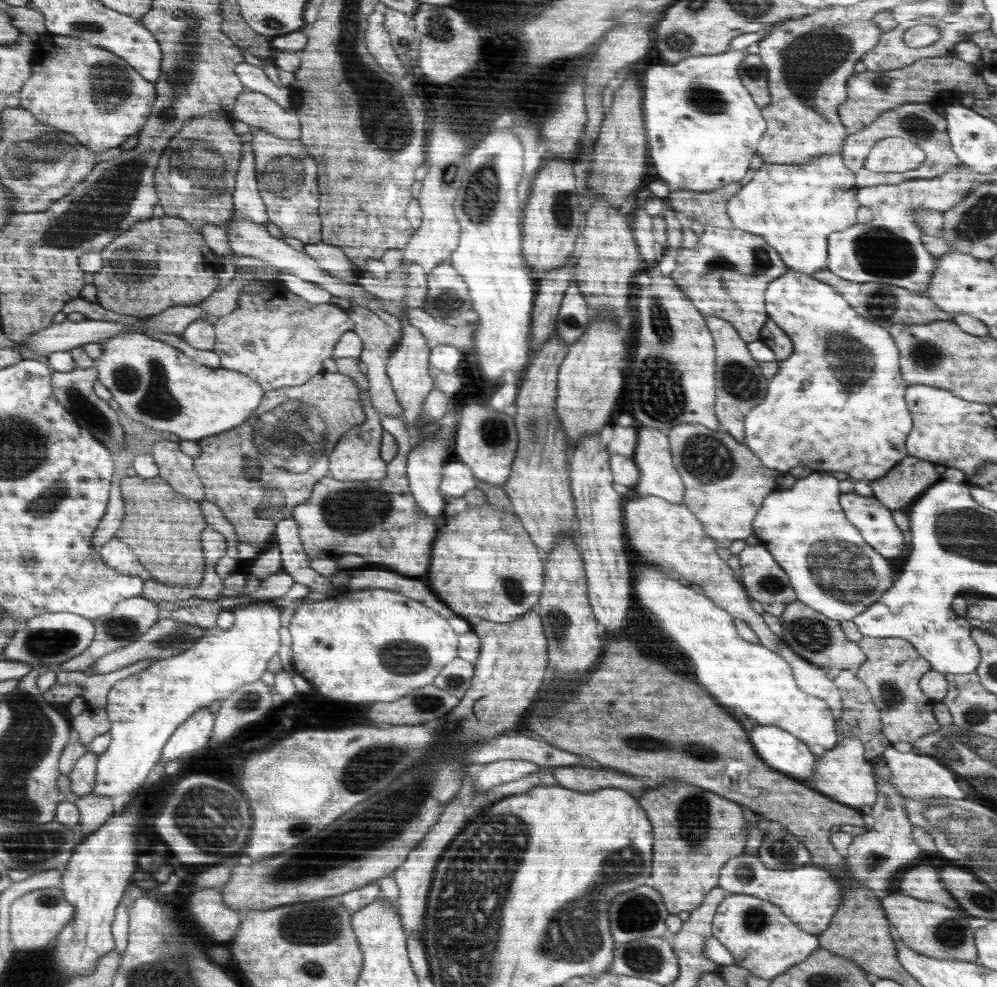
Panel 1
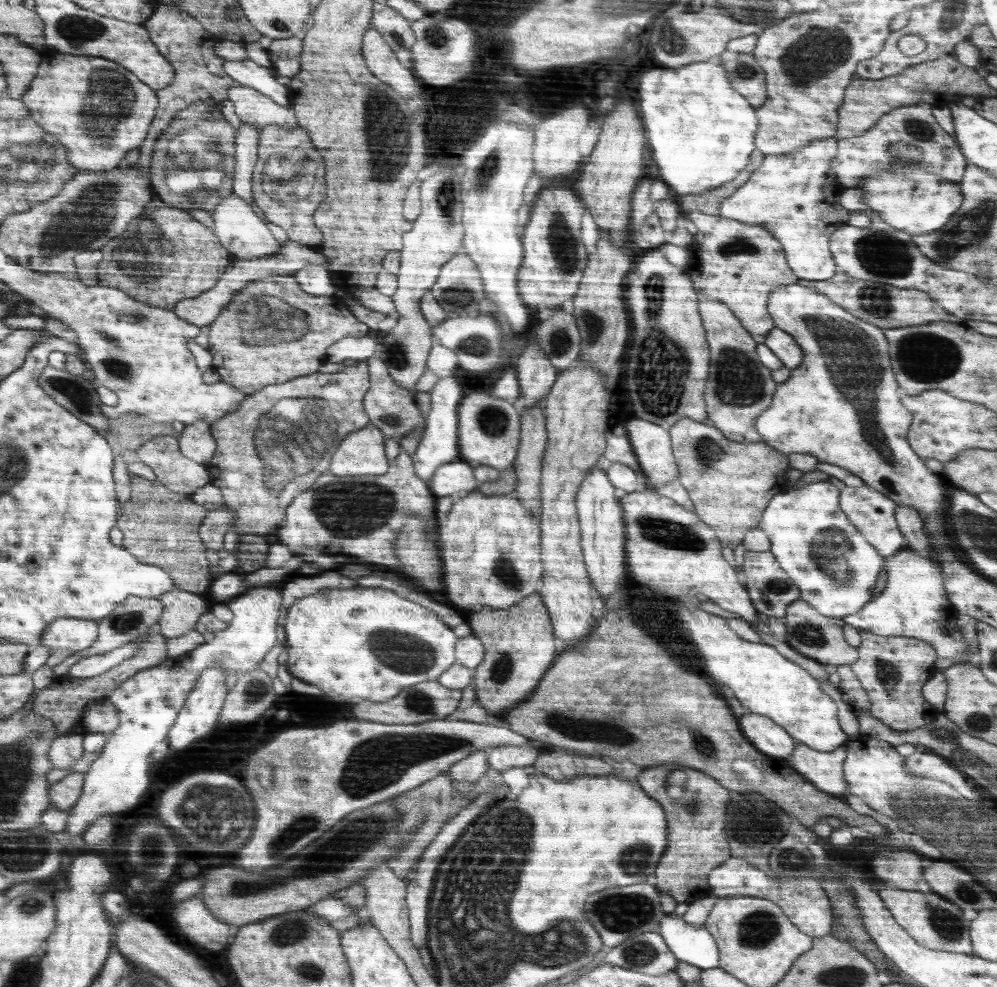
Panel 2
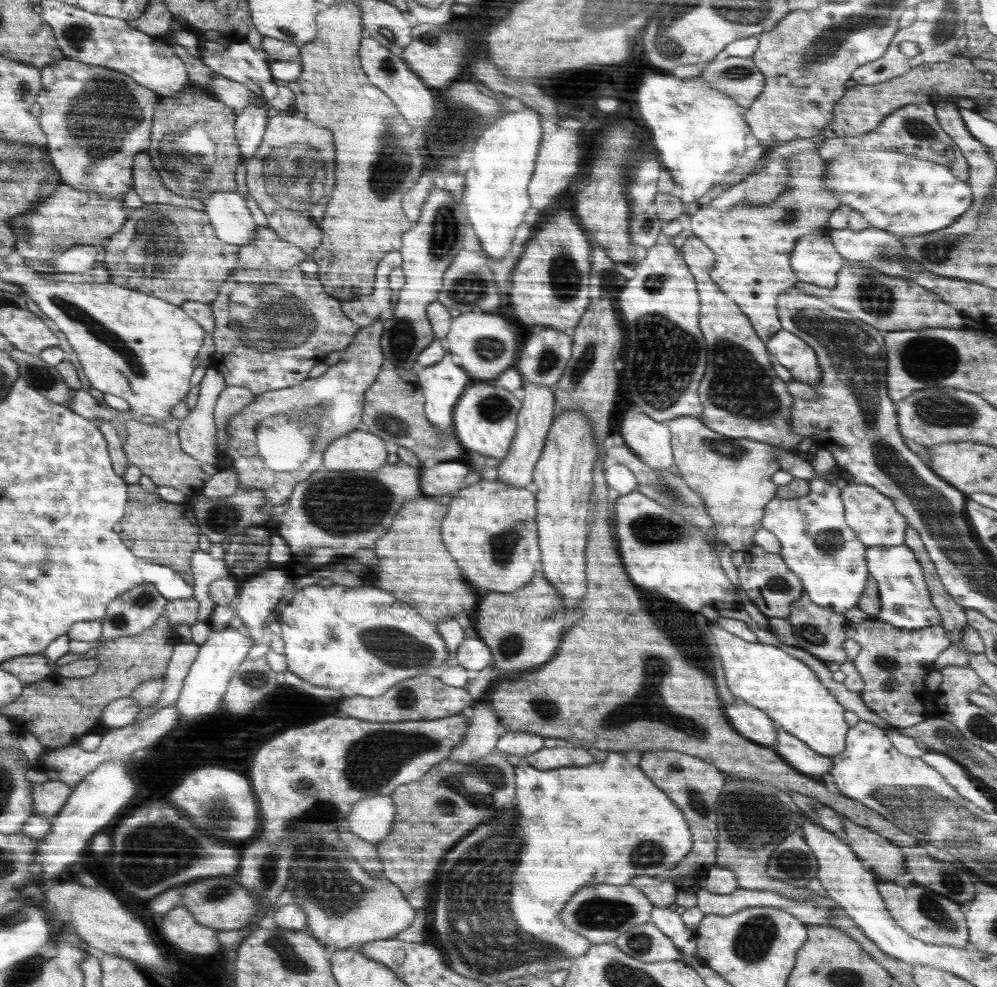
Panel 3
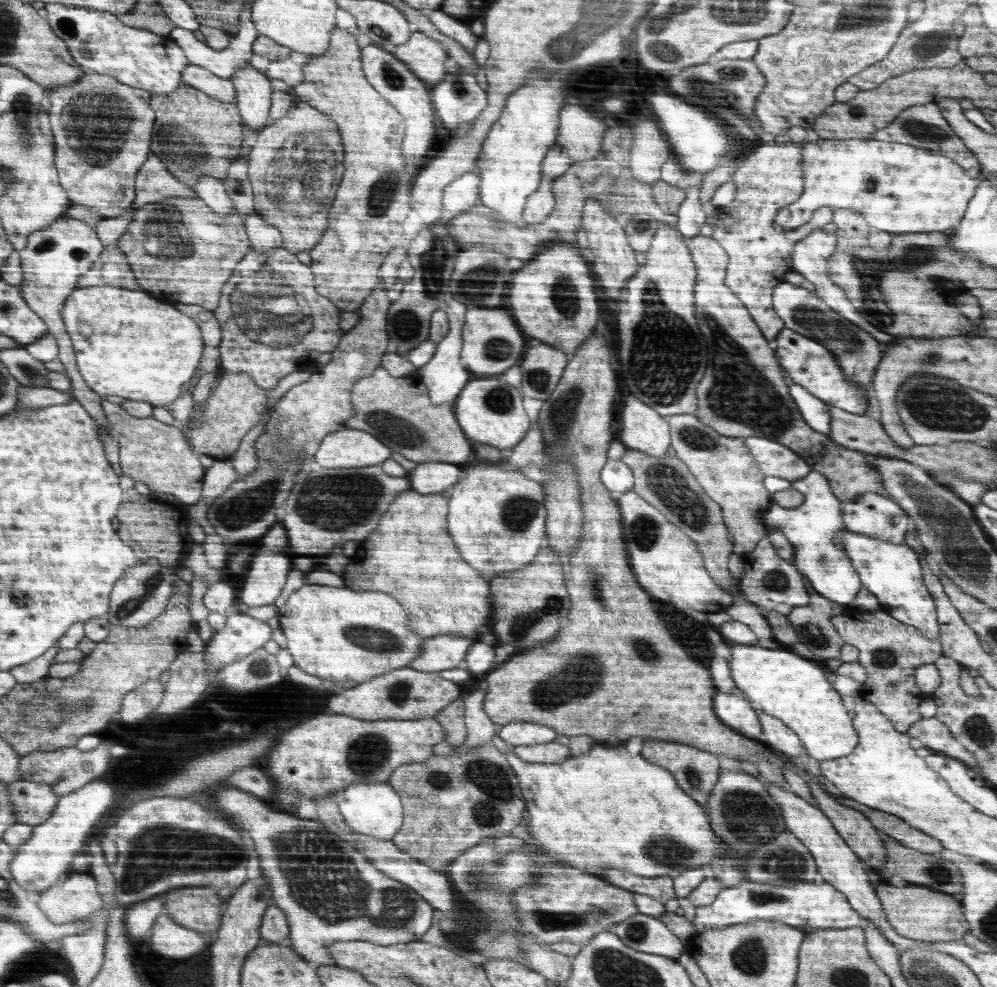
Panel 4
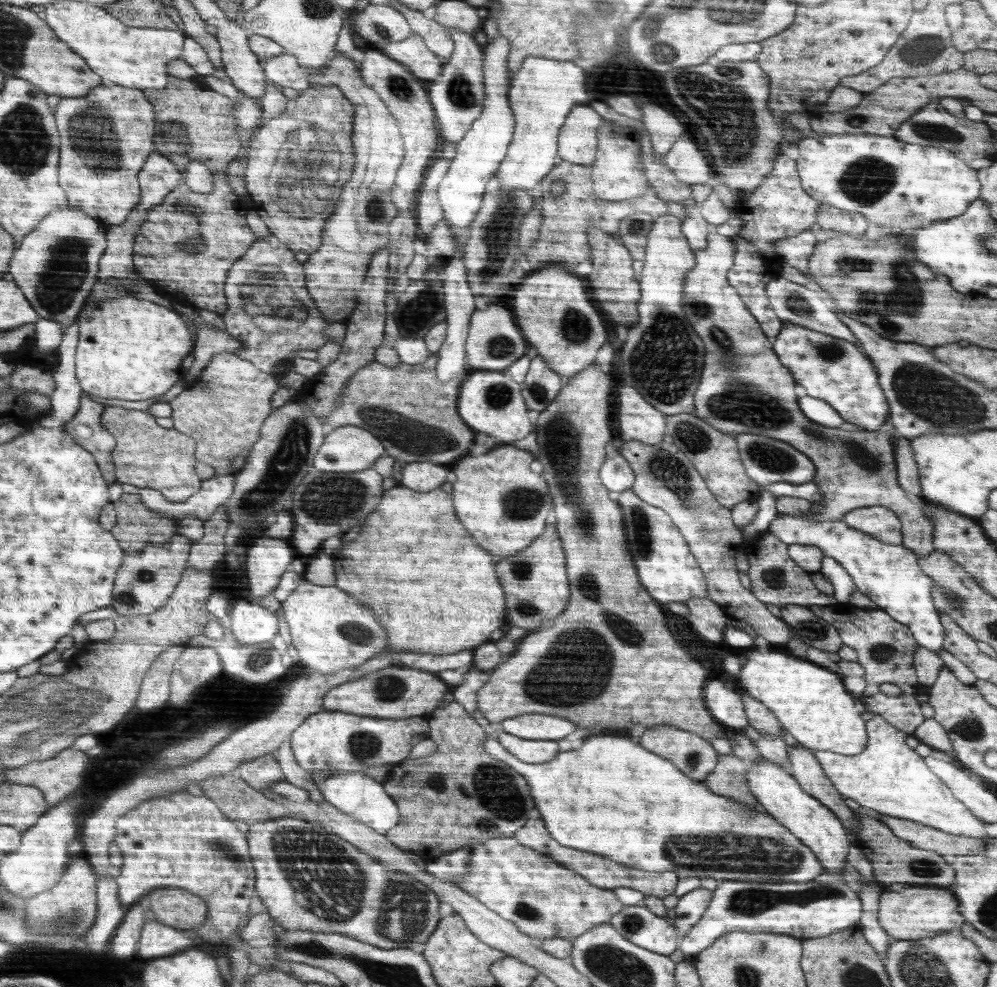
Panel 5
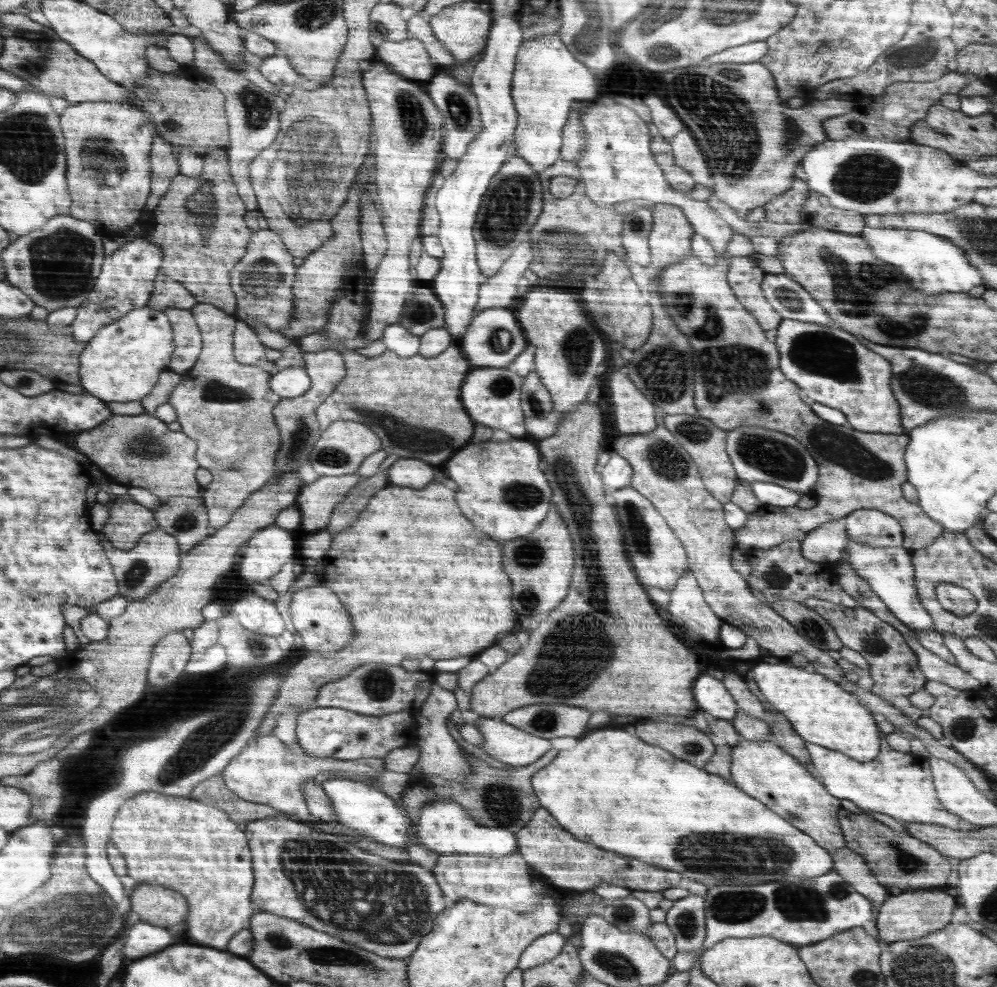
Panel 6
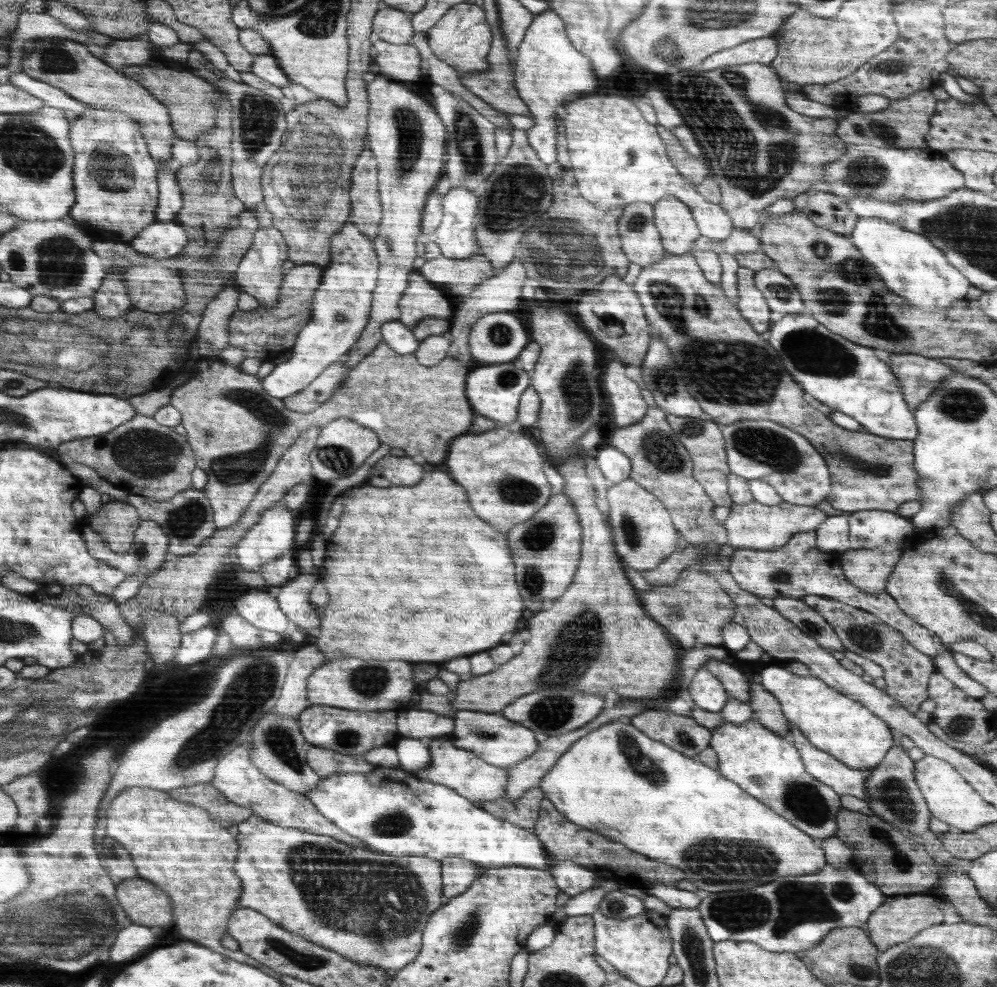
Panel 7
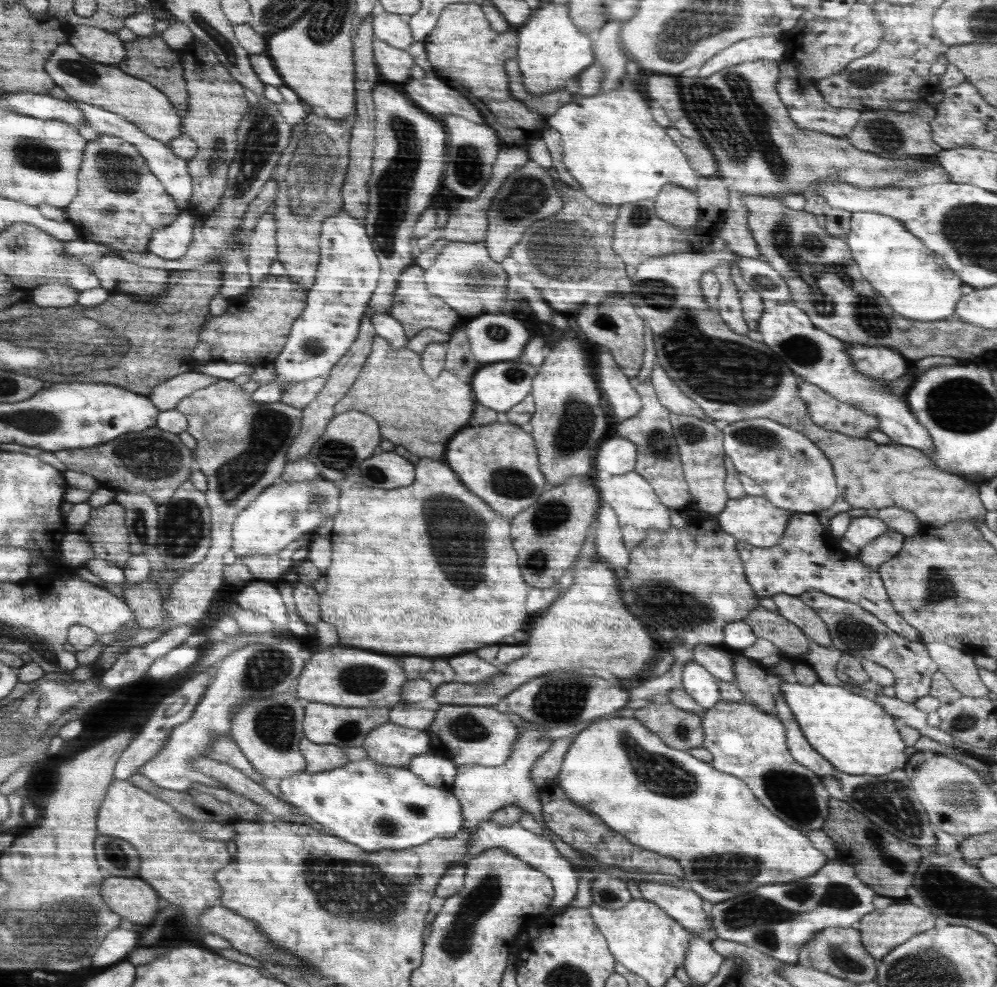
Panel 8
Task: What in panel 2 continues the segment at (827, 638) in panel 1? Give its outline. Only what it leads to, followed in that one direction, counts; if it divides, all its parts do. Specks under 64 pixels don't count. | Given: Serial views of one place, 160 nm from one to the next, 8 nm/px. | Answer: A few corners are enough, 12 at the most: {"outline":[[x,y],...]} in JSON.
{"outline":[[805,600],[786,609],[786,642],[771,645],[819,682],[859,652],[843,619]]}

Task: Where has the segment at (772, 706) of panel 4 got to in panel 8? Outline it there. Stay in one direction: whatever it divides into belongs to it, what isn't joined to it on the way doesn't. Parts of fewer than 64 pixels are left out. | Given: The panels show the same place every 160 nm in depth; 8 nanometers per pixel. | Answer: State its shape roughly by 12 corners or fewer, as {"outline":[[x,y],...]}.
{"outline":[[783,680],[806,740],[837,771],[880,776],[908,758],[870,696]]}

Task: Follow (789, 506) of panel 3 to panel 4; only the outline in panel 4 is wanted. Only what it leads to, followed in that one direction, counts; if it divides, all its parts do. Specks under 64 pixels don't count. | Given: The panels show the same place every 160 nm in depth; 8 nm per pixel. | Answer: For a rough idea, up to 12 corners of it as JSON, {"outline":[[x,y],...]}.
{"outline":[[820,472],[790,482],[796,508],[764,512],[820,596],[848,606],[863,586],[837,541],[842,502]]}

